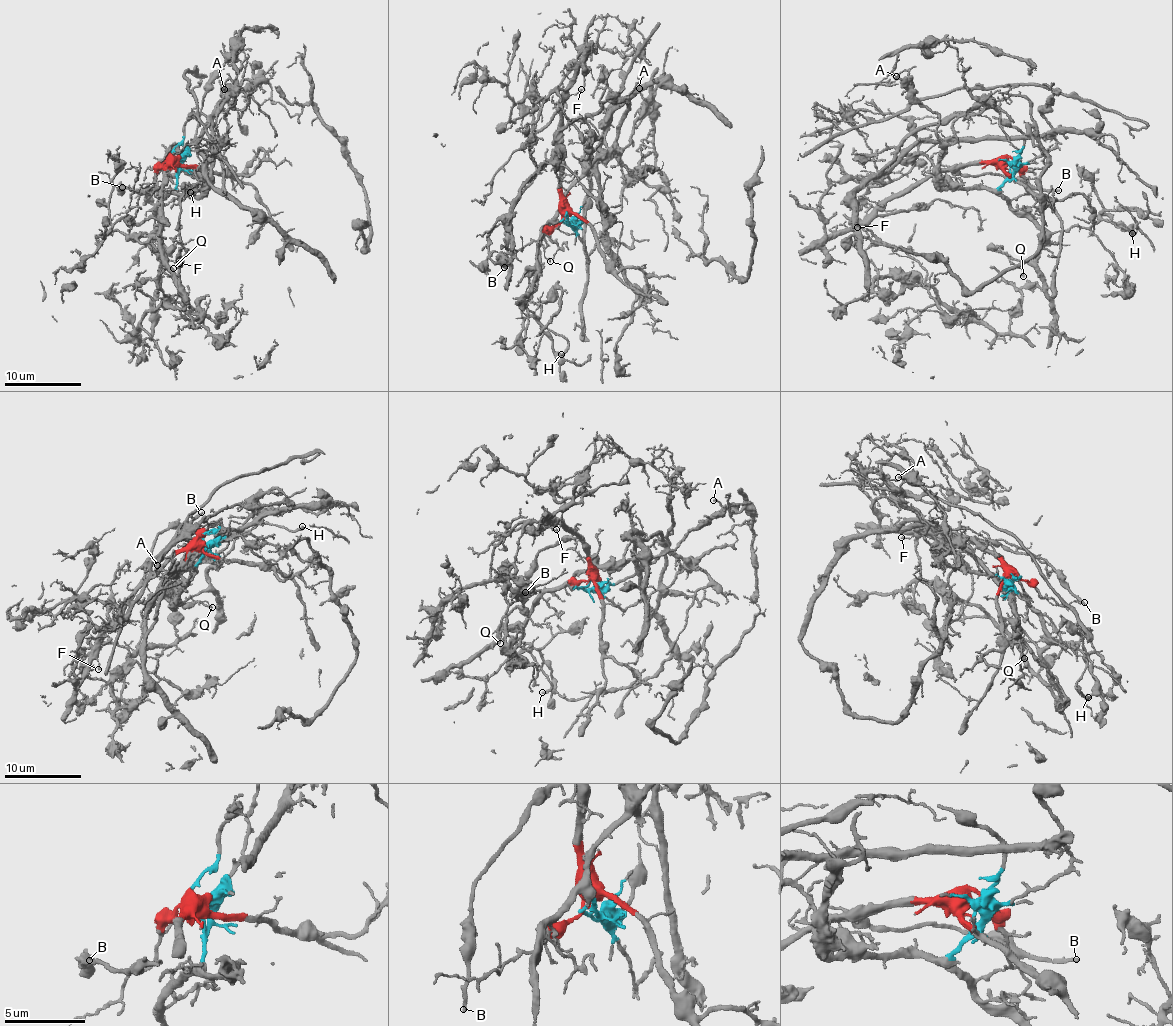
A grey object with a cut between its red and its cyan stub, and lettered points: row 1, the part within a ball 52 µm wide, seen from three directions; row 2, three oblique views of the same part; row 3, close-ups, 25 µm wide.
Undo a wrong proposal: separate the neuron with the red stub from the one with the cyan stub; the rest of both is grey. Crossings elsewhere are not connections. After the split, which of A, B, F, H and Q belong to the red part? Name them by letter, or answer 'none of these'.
B, F

